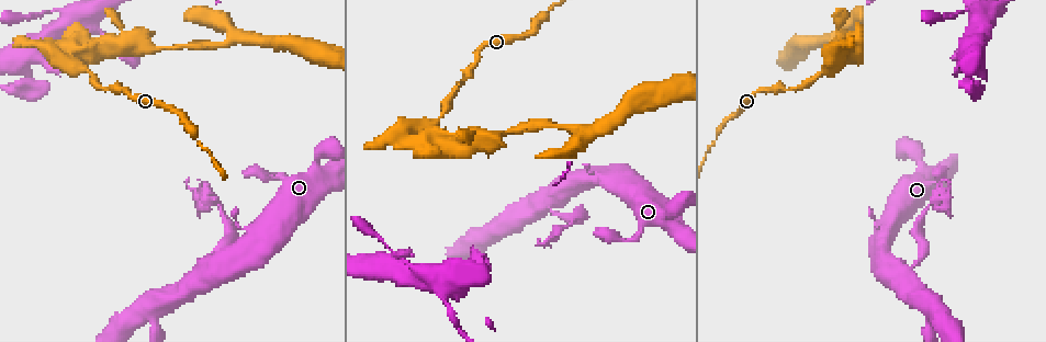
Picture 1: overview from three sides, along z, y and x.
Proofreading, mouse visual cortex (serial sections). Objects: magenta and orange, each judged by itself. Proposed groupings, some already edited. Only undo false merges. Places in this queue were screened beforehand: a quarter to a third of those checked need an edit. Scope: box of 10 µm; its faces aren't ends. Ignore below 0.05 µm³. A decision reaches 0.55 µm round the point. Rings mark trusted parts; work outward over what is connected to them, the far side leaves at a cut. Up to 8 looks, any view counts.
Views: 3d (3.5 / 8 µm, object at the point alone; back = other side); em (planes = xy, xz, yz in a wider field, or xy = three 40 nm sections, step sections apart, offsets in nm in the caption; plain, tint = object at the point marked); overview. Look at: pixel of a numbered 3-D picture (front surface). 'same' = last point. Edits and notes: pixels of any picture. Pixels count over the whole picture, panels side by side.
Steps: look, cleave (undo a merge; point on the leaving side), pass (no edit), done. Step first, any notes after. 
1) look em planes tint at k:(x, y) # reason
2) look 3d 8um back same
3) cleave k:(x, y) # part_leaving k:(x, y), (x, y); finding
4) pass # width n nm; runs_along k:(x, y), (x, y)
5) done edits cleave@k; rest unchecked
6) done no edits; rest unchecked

look 3d 3.5um at 1:(405, 132)

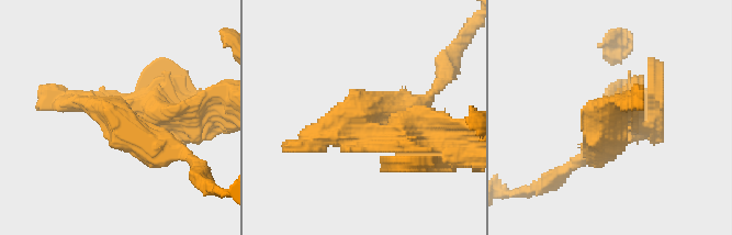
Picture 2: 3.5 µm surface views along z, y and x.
look em xy step 1 tint at 2:(120, 120) # arms 3; arm_widths 300, 400, 400 nm; need the tissue

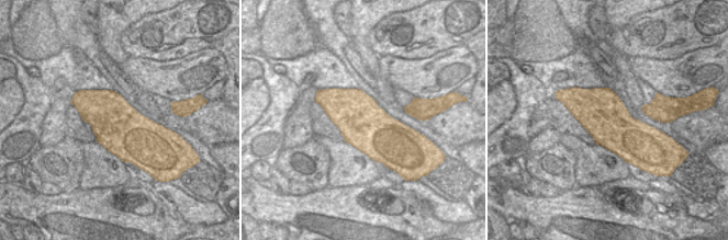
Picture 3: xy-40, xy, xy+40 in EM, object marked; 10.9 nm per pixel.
cleave 2:(660, 109) # part_leaving 2:(135, 110), (166, 116), (223, 110); two cells meet here

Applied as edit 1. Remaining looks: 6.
look overview

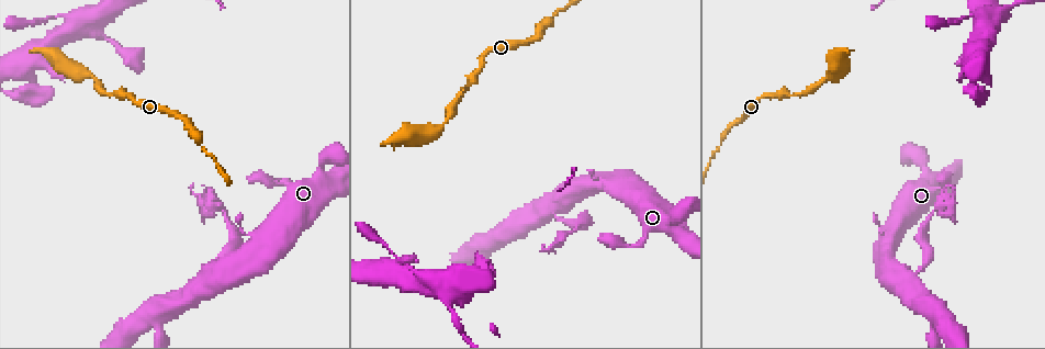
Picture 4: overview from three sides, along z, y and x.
look 3d 3.5um at 4:(204, 276) # three-way junction

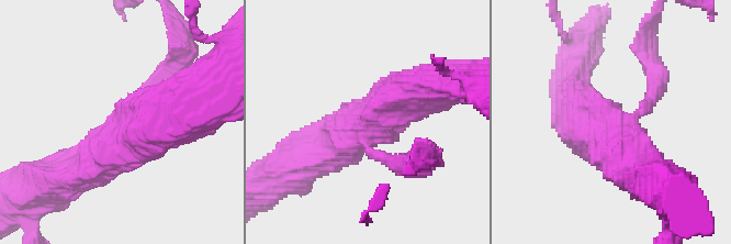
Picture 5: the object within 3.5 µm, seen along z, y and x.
look em planes tint at 5:(118, 125) # arms 3; arm_widths 150, 600, 700 nm; need the tissue

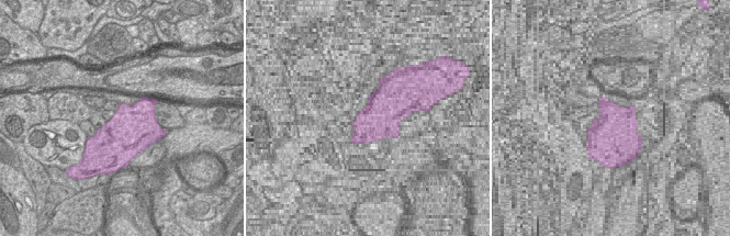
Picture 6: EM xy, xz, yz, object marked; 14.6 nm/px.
look em xy step 2 tint same

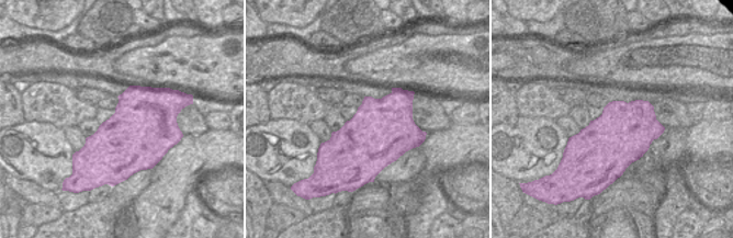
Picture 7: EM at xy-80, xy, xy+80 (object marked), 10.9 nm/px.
cleave 5:(650, 81) # part_leaving 5:(643, 110), (658, 86), (649, 32); a second cell is stuck on

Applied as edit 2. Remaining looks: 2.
look 3d 8um at 4:(159, 320) # a fork

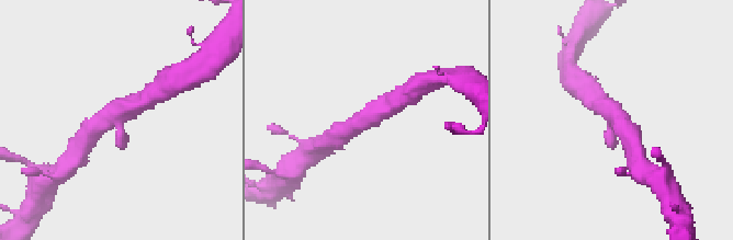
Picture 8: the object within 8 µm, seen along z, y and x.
look em xy step 3 tint same # arms 3; arm_widths 300, 500, 600 nm; now the EM

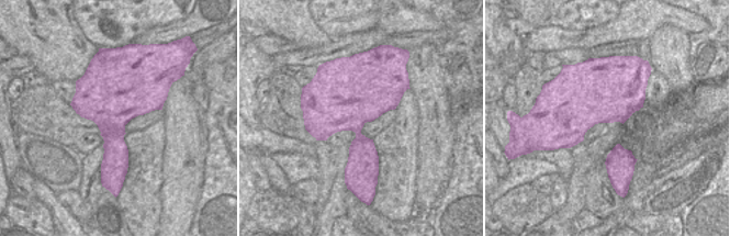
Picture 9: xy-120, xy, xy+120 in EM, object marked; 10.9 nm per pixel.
pass # continuous, no second cell

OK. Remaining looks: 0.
done edits cleave@2, cleave@5; rest unchecked

